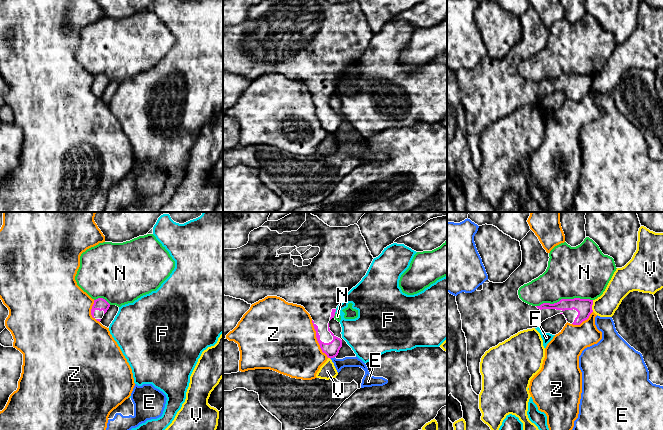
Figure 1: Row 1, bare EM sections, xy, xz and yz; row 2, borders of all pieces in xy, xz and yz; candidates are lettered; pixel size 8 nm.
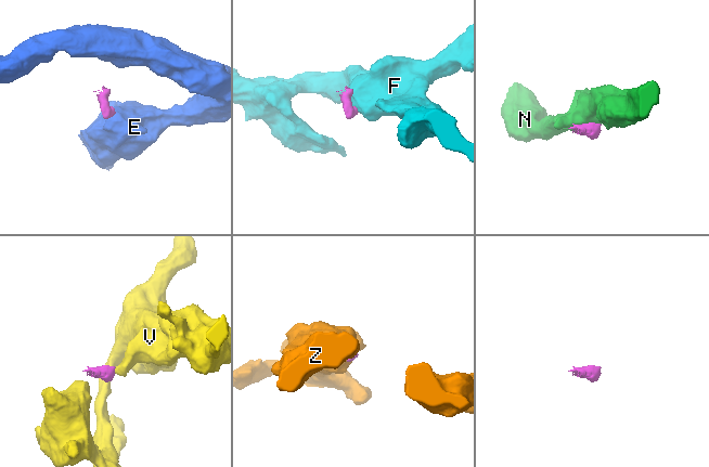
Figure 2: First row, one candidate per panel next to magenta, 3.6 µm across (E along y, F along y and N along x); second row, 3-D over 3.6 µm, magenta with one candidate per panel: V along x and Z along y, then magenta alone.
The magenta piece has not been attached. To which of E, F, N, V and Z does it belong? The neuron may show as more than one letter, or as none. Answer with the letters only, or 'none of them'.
none of them

